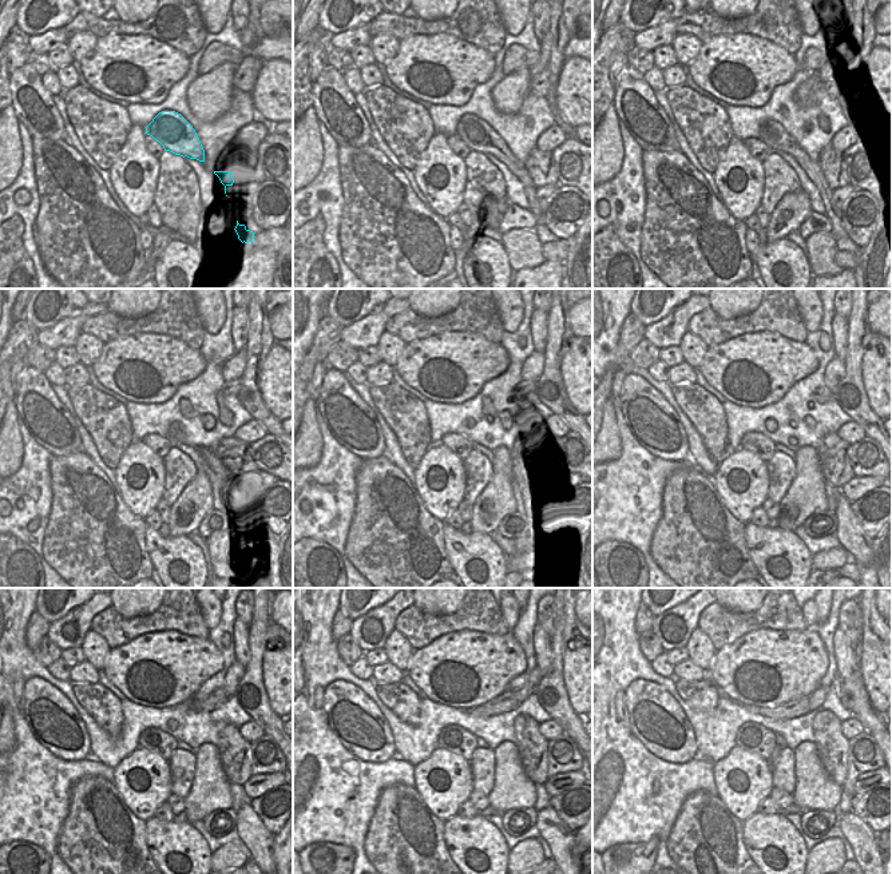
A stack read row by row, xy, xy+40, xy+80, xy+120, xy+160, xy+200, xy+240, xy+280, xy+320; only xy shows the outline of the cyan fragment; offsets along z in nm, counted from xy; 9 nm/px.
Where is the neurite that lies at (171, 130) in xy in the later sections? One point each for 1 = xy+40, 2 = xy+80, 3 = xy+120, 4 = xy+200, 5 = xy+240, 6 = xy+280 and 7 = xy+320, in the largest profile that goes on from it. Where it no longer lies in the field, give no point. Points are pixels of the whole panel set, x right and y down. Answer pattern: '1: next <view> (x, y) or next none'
1: next xy+40 (475, 132)
2: next xy+80 (772, 134)
3: next xy+120 (224, 495)
4: next xy+200 (853, 540)
5: next xy+240 (250, 829)
6: next xy+280 (561, 839)
7: next xy+320 (863, 839)

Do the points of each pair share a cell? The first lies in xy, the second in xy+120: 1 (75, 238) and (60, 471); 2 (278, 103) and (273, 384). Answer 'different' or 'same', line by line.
1: same
2: same

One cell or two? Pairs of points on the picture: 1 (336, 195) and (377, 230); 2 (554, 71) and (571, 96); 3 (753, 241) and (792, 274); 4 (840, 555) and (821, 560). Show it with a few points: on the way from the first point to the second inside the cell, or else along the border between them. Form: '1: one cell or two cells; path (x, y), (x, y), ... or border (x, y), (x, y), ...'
1: two cells; border (340, 170), (343, 217), (337, 231)
2: two cells; border (566, 59), (556, 88), (558, 108)
3: one cell; path (761, 250), (776, 265), (783, 267)
4: one cell; path (836, 557), (825, 560)

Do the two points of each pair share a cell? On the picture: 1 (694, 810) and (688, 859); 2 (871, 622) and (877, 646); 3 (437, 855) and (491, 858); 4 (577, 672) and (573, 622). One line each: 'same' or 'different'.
1: same
2: same
3: different
4: same

